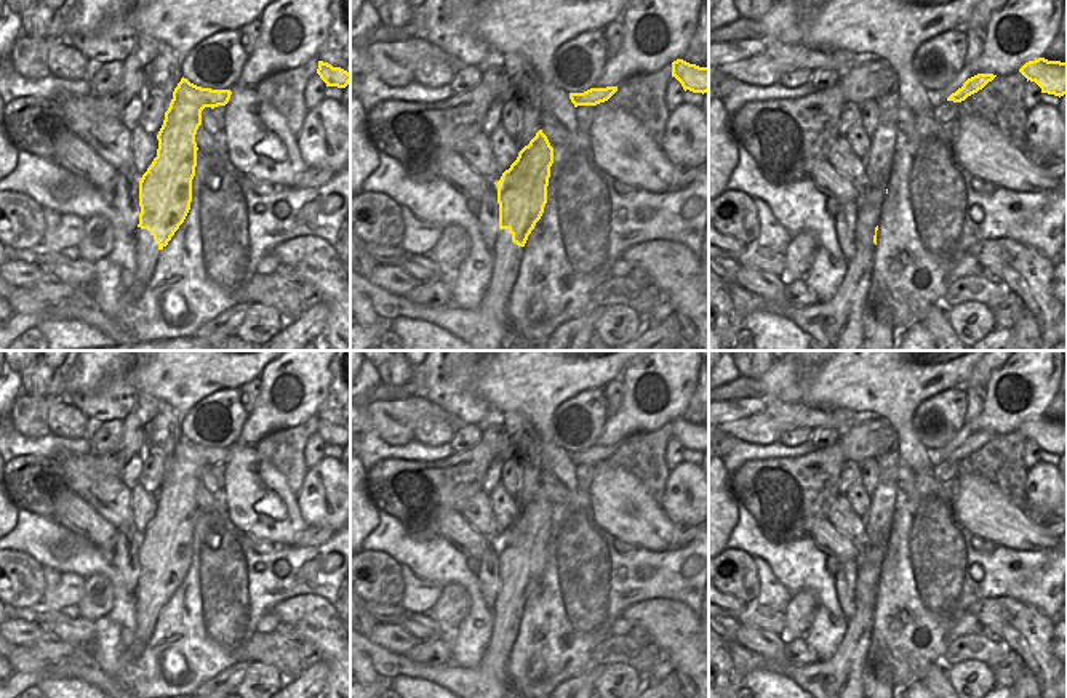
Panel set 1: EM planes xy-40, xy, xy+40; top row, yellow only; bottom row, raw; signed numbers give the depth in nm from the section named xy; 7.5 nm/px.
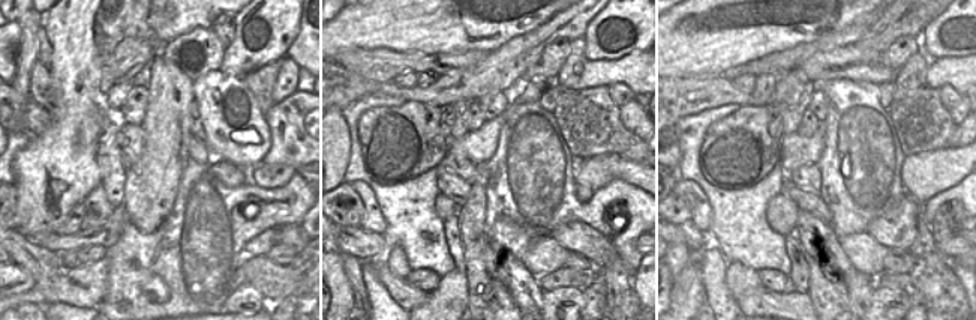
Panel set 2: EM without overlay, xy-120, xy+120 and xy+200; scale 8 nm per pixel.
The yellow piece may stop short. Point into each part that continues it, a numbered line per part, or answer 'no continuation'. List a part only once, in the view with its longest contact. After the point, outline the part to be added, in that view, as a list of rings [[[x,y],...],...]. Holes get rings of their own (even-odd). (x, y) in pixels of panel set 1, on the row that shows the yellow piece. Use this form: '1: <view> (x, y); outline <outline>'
1: xy-40 (146, 253); outline [[[138,227],[134,232],[134,240],[138,243],[134,250],[134,258],[138,261],[134,279],[141,285],[146,285],[149,283],[154,274],[154,269],[158,263],[162,250],[158,248],[157,242],[154,240],[154,235],[147,229]]]

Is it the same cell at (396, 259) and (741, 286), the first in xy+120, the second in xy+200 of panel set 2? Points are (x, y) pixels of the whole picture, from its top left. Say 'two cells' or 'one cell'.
one cell

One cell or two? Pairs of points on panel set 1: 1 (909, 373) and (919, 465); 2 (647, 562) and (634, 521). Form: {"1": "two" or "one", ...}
{"1": "one", "2": "two"}

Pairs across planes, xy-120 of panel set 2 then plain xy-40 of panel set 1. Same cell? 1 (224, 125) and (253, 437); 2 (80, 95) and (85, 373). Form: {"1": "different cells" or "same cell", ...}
{"1": "different cells", "2": "same cell"}

